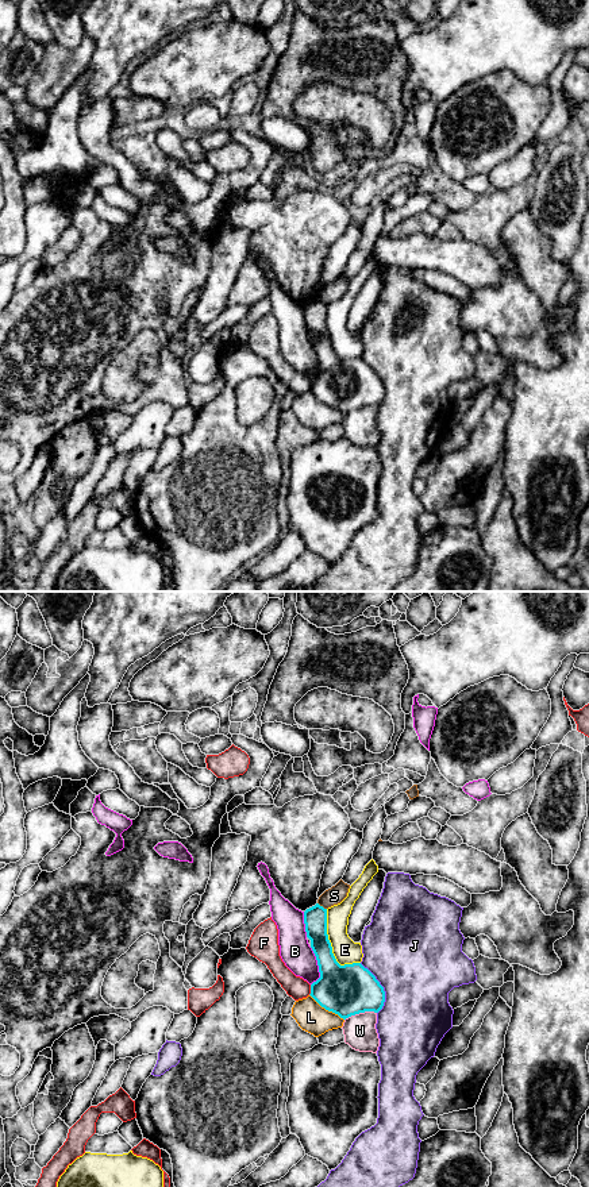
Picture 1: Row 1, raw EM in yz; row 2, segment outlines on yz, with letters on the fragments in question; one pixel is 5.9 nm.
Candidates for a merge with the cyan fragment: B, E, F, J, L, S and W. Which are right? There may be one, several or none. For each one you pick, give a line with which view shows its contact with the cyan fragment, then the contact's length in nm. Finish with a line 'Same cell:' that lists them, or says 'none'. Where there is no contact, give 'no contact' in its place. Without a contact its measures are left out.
Same cell: none

